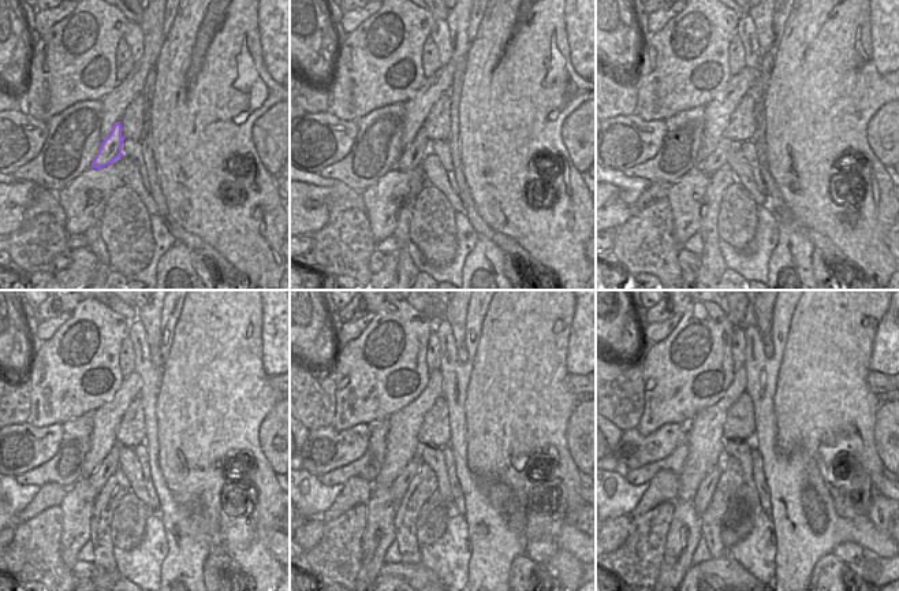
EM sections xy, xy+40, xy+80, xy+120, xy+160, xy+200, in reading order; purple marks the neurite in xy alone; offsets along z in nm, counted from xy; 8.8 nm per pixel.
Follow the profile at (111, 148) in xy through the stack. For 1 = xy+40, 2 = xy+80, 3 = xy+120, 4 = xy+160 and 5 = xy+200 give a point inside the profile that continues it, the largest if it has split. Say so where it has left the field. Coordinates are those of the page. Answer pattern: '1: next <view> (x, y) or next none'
1: next xy+40 (411, 158)
2: next xy+80 (717, 159)
3: next xy+120 (101, 478)
4: next xy+160 (410, 476)
5: next xy+200 (716, 476)

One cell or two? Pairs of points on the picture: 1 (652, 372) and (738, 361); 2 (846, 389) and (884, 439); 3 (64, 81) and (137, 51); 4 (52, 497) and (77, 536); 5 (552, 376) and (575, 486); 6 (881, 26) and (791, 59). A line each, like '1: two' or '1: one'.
1: two
2: two
3: two
4: two
5: one
6: two

